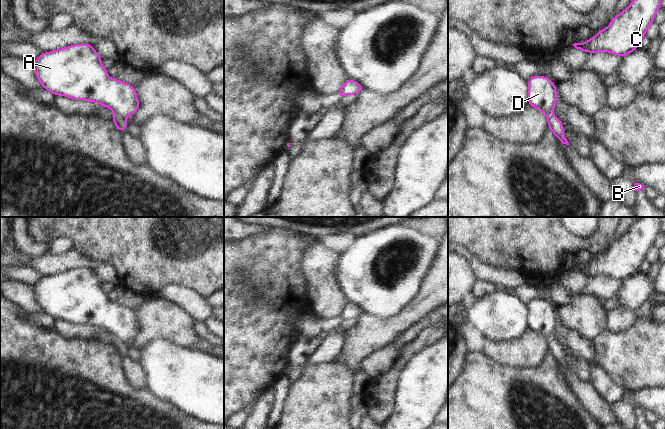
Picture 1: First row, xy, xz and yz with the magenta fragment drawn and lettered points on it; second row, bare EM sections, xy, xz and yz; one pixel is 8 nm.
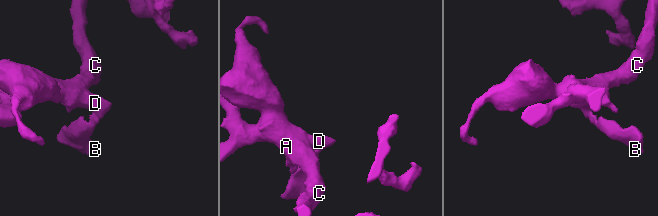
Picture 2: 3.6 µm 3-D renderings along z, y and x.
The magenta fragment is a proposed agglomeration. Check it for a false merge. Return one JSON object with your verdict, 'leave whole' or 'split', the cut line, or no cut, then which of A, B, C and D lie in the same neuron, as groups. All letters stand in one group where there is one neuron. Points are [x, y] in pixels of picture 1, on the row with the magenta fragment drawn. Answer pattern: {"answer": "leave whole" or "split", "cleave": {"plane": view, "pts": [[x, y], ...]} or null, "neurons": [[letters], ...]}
{"answer": "split", "cleave": {"plane": "xy", "pts": [[114, 111], [124, 120]]}, "neurons": [["A", "C", "D"], ["B"]]}

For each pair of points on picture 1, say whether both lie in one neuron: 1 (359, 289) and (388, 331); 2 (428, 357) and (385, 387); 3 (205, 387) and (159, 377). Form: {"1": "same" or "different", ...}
{"1": "different", "2": "different", "3": "same"}

